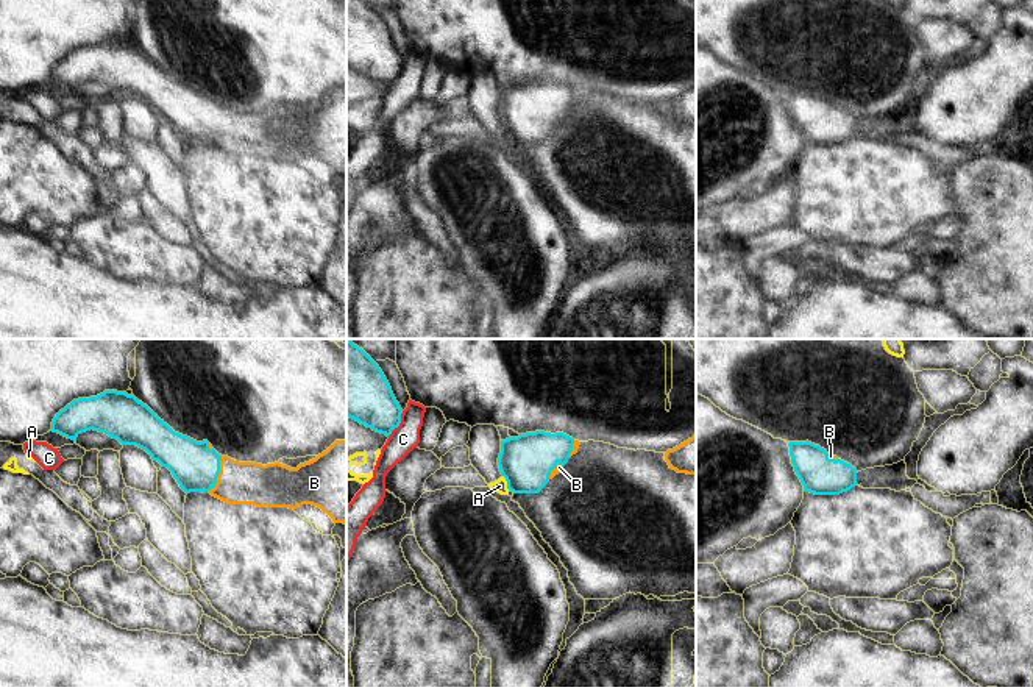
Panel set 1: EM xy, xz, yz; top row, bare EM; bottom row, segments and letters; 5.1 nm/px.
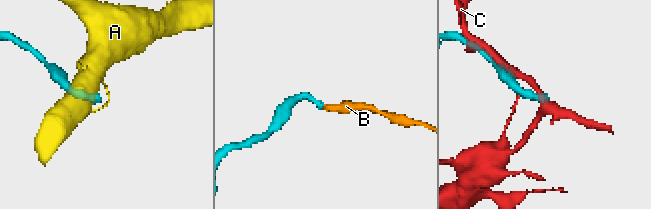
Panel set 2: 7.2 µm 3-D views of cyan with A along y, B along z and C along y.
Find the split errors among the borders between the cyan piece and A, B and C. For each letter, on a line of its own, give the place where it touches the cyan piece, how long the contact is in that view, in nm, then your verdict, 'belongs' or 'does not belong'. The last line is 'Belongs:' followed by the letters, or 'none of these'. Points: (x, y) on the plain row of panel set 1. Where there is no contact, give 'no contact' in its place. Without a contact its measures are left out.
A: xz (507, 133) | 90 nm | does not belong
B: xy (217, 125) | 200 nm | belongs
C: xz (400, 72) | 160 nm | does not belong
Belongs: B

